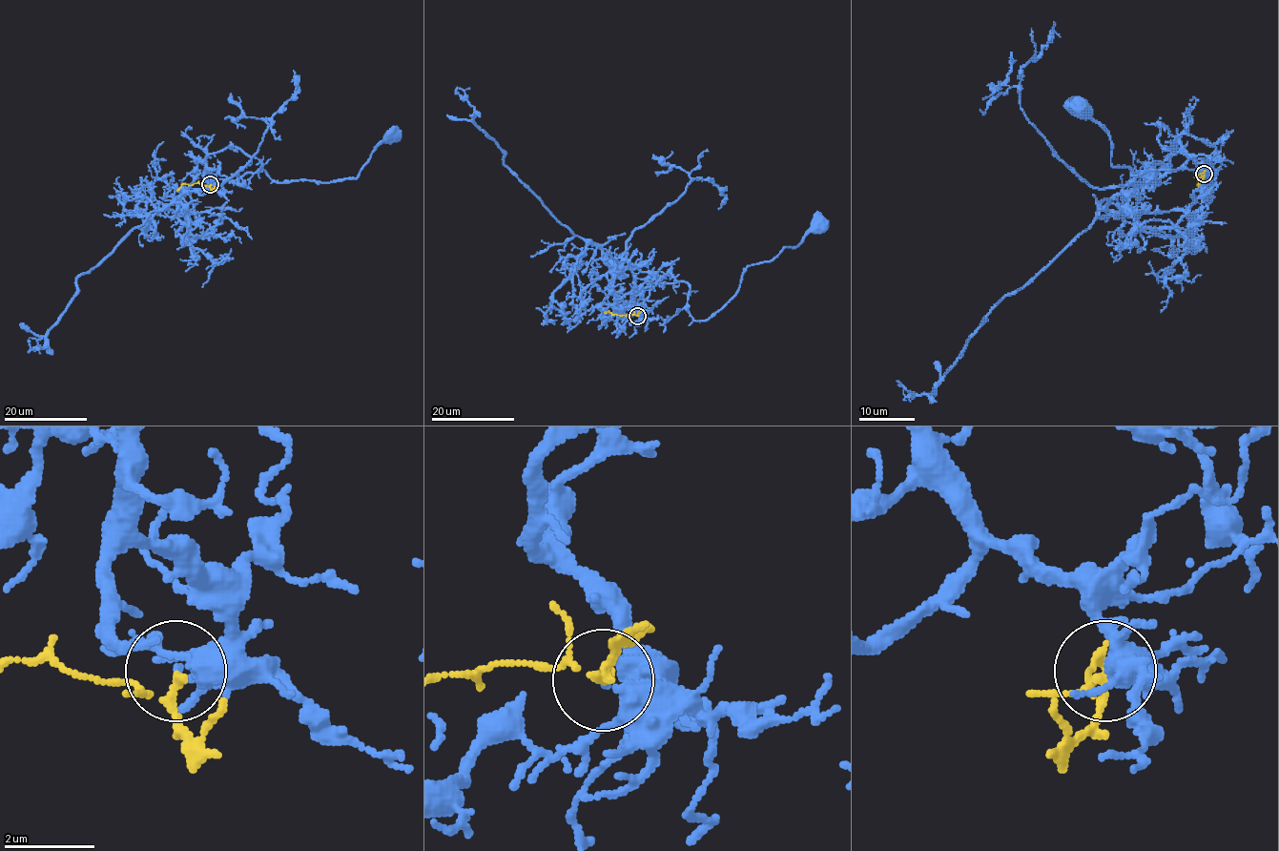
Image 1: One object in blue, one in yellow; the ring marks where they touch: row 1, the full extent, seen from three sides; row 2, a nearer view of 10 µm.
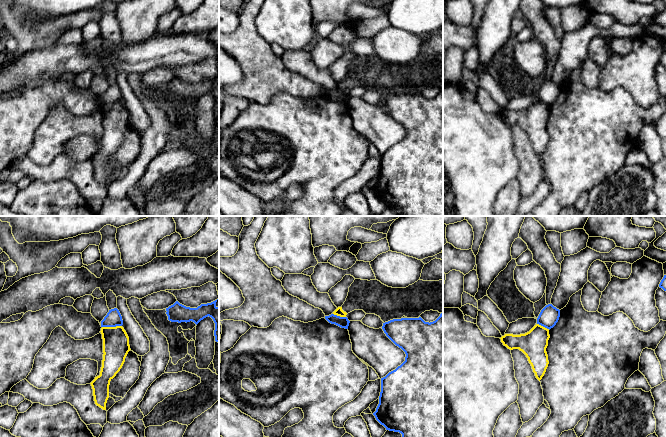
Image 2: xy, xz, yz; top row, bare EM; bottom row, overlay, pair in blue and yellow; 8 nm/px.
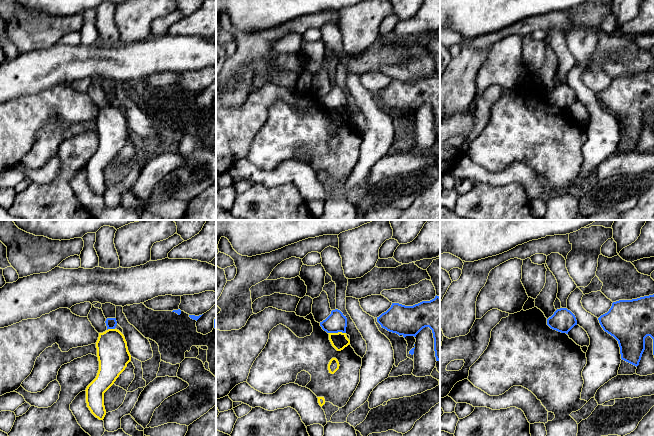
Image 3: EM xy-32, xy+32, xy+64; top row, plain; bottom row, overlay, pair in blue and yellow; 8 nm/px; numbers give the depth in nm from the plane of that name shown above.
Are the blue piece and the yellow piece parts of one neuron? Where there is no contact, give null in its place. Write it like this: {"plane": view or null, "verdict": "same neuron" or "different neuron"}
{"plane": "xy", "verdict": "different neuron"}

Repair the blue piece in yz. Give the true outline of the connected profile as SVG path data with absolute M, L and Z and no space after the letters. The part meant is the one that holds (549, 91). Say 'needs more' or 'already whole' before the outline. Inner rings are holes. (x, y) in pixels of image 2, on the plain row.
already whole; M548 80L541 86L537 94L537 100L550 106L556 101L559 93L560 86L554 83L552 80Z

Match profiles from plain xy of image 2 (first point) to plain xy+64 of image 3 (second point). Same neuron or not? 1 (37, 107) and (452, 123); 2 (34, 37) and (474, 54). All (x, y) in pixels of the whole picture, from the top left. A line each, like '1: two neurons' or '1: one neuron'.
1: one neuron
2: one neuron

